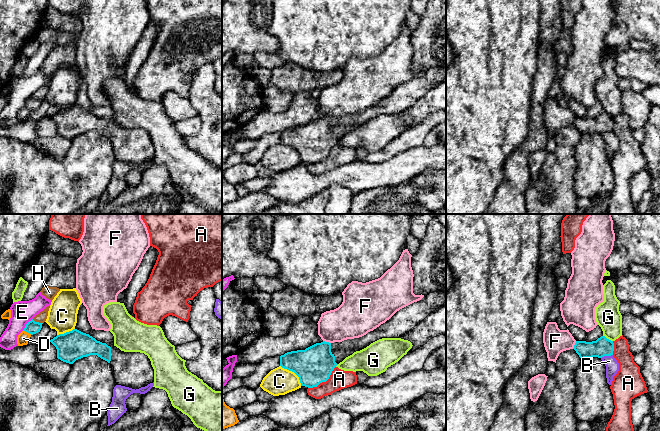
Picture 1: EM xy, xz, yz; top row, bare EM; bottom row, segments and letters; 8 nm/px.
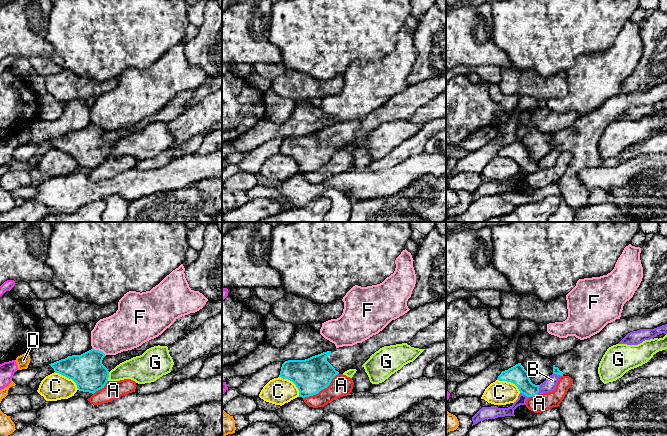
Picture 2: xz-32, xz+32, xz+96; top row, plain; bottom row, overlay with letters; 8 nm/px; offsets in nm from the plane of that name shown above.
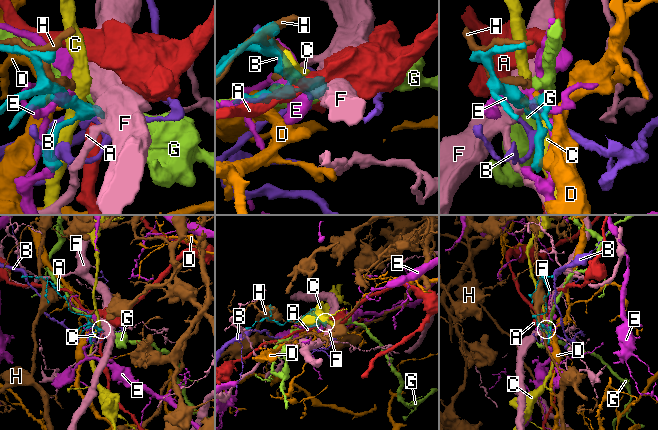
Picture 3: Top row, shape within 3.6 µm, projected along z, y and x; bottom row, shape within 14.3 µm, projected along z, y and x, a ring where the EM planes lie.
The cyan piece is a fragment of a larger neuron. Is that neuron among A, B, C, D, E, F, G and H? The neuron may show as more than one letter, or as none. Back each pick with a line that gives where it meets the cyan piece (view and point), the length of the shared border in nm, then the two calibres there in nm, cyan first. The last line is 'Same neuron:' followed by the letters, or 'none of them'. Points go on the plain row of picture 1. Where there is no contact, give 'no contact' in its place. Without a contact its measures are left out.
Same neuron: none of them

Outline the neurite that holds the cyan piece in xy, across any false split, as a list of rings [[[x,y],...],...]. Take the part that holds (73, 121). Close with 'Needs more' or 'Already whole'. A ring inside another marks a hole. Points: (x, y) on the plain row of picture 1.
[[[77,105],[59,110],[49,117],[57,125],[57,134],[63,138],[73,140],[90,131],[107,137],[114,146],[117,161],[136,166],[154,158],[154,145],[144,129],[121,127]]]. Needs more

